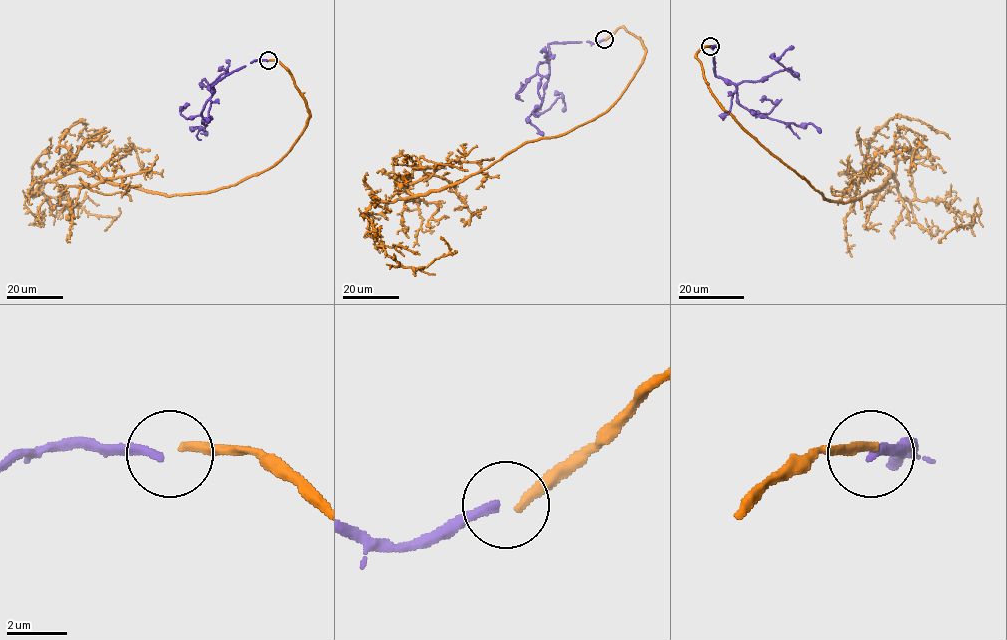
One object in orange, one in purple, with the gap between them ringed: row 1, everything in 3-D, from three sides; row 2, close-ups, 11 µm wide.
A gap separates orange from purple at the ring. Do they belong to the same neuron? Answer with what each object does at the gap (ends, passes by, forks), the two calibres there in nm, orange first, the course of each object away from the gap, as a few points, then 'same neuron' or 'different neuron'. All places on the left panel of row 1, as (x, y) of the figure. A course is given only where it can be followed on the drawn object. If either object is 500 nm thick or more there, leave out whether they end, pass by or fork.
orange ends | purple ends | 300/280 nm | orange via (269, 60), (287, 71), (309, 114), (269, 168), (173, 195), (75, 170), (31, 194), (112, 216), (104, 230) | purple via (268, 60), (253, 60), (212, 85), (201, 115), (206, 125), (193, 129), (200, 127), (200, 133) | different neuron

